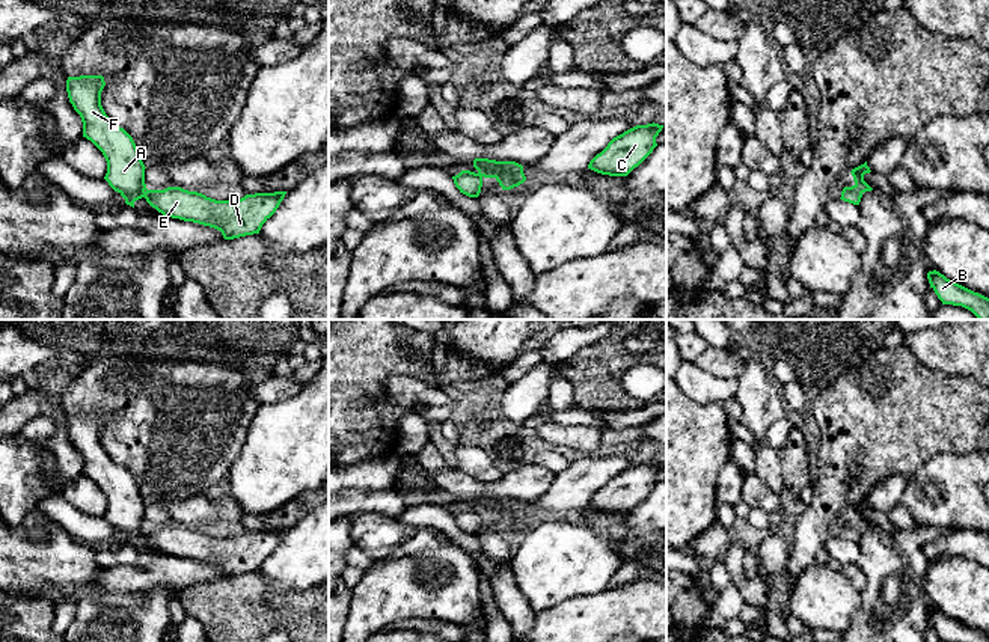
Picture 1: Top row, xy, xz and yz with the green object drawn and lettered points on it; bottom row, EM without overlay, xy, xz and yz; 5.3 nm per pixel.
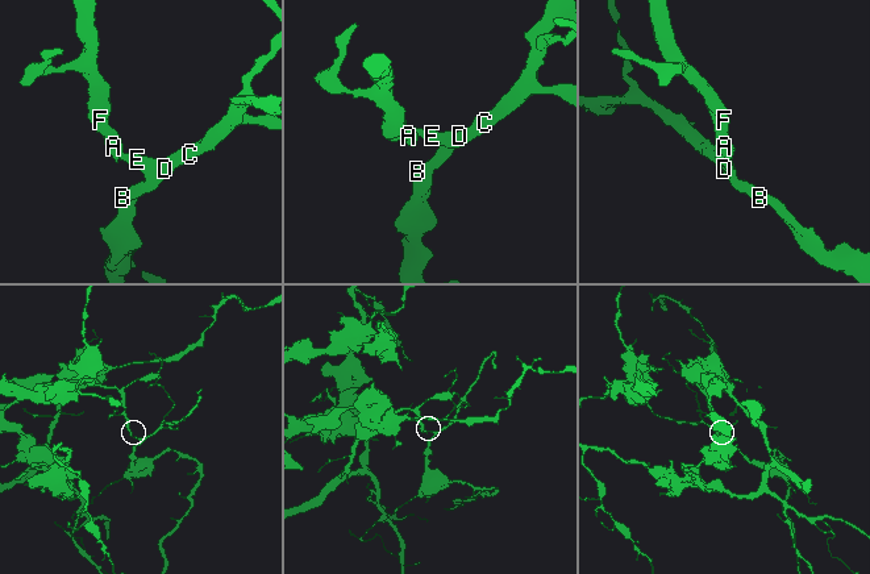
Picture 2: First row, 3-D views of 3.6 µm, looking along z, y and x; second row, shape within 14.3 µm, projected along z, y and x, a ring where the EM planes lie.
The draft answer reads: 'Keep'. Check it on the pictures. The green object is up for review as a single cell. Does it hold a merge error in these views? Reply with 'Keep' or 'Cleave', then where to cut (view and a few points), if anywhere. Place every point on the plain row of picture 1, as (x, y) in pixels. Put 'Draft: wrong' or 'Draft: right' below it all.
Cleave. Split along yz (854, 523), (861, 531)
Draft: wrong

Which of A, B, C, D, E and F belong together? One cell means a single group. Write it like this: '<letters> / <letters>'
A F / B C D E

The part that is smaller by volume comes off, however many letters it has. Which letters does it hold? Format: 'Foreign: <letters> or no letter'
Foreign: B, C, D, E

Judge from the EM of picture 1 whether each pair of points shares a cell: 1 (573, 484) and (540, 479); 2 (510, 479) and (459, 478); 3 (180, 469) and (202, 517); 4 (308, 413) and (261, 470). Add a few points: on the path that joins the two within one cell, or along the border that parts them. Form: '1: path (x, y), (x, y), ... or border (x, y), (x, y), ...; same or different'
1: border (555, 475), (543, 493), (532, 501), (523, 502); different
2: path (498, 489), (471, 487); same
3: border (205, 493), (196, 493), (165, 504); different
4: path (305, 427), (275, 457); same

